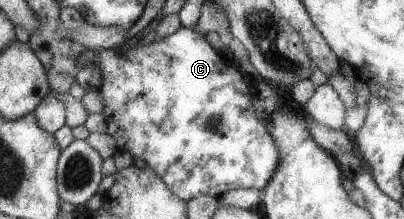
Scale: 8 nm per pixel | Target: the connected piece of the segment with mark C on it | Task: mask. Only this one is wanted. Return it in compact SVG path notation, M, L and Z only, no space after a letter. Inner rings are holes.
M180 27L174 34L164 37L159 41L153 41L147 46L138 46L134 44L134 48L124 51L122 55L116 54L112 49L100 49L98 51L86 49L80 56L77 65L83 67L88 63L94 63L100 70L102 84L98 91L104 98L104 108L101 114L105 117L107 133L116 140L118 151L130 152L134 158L138 156L148 166L152 167L158 176L164 181L164 184L178 198L188 202L198 195L212 195L213 197L222 196L225 192L234 188L254 188L254 190L264 190L268 181L271 181L272 175L279 167L279 147L272 135L267 131L265 120L256 116L251 105L252 90L242 77L242 74L236 68L236 62L230 63L228 60L221 58L212 46L206 41L205 35L193 31L186 27ZM210 120L216 120L216 130L210 128Z

